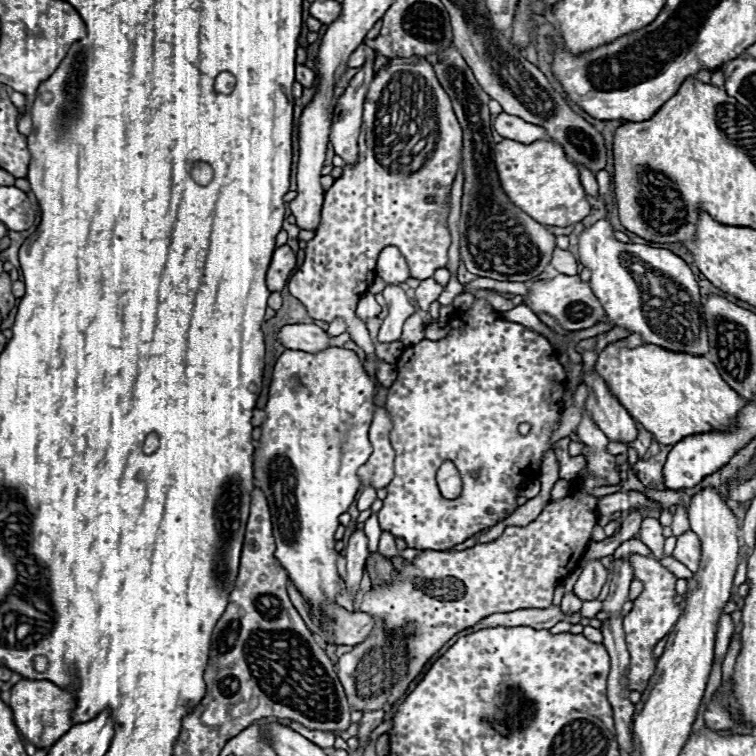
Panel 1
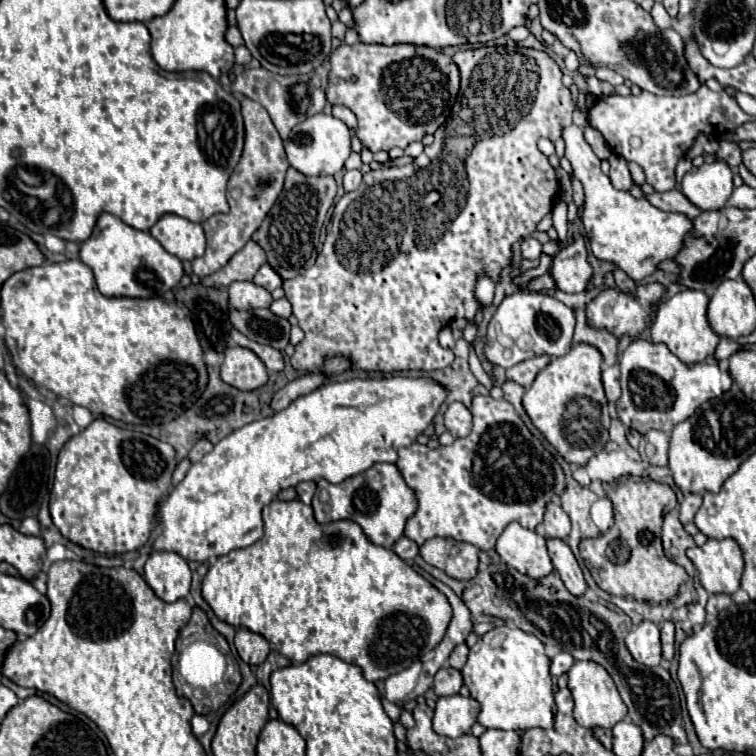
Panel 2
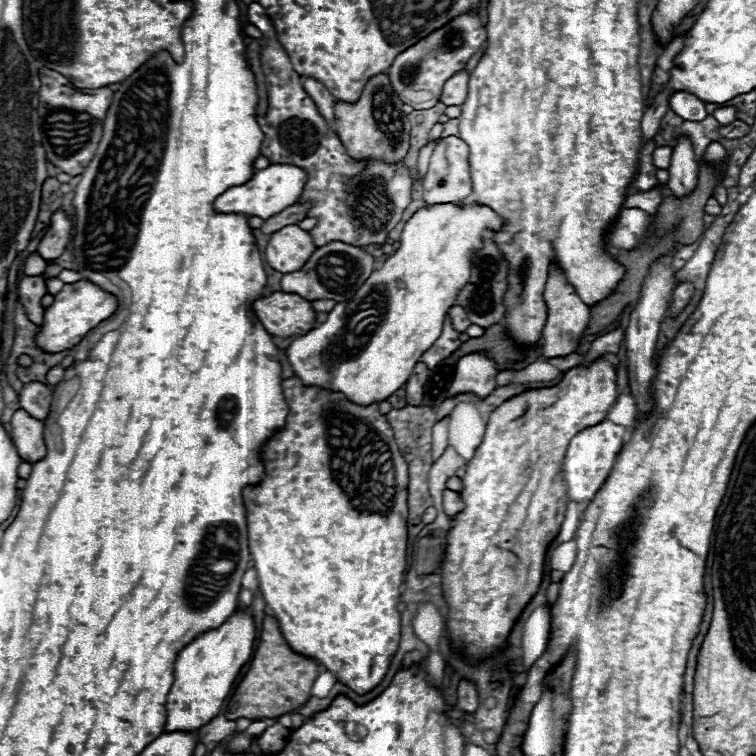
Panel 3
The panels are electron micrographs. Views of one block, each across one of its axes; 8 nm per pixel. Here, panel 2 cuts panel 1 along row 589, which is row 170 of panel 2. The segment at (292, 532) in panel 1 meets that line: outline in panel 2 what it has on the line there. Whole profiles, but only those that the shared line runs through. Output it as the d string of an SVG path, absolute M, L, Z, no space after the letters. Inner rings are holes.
M316 114L308 120L296 124L290 132L290 138L284 142L286 158L292 168L296 168L304 176L330 176L344 168L346 158L350 156L350 128L328 114Z

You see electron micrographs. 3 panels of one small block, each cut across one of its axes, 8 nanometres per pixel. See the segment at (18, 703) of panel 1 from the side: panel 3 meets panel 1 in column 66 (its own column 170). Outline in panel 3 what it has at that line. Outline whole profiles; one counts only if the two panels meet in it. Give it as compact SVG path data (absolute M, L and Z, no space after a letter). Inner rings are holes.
M236 610L222 626L208 630L184 646L174 662L174 684L168 692L168 720L164 732L196 730L218 716L224 698L230 694L236 676L250 660L256 640L256 624L248 610Z

